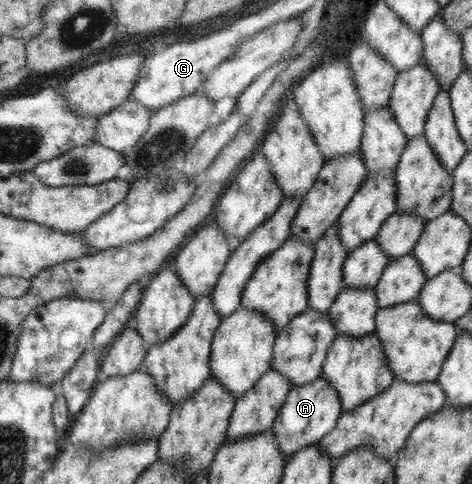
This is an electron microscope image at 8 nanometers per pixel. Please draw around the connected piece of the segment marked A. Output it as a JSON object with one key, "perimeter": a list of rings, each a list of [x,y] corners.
{"perimeter":[[[319,377],[311,383],[293,386],[271,428],[273,435],[277,438],[279,451],[288,459],[305,446],[317,444],[337,425],[342,413],[338,391],[335,391],[326,379]]]}

